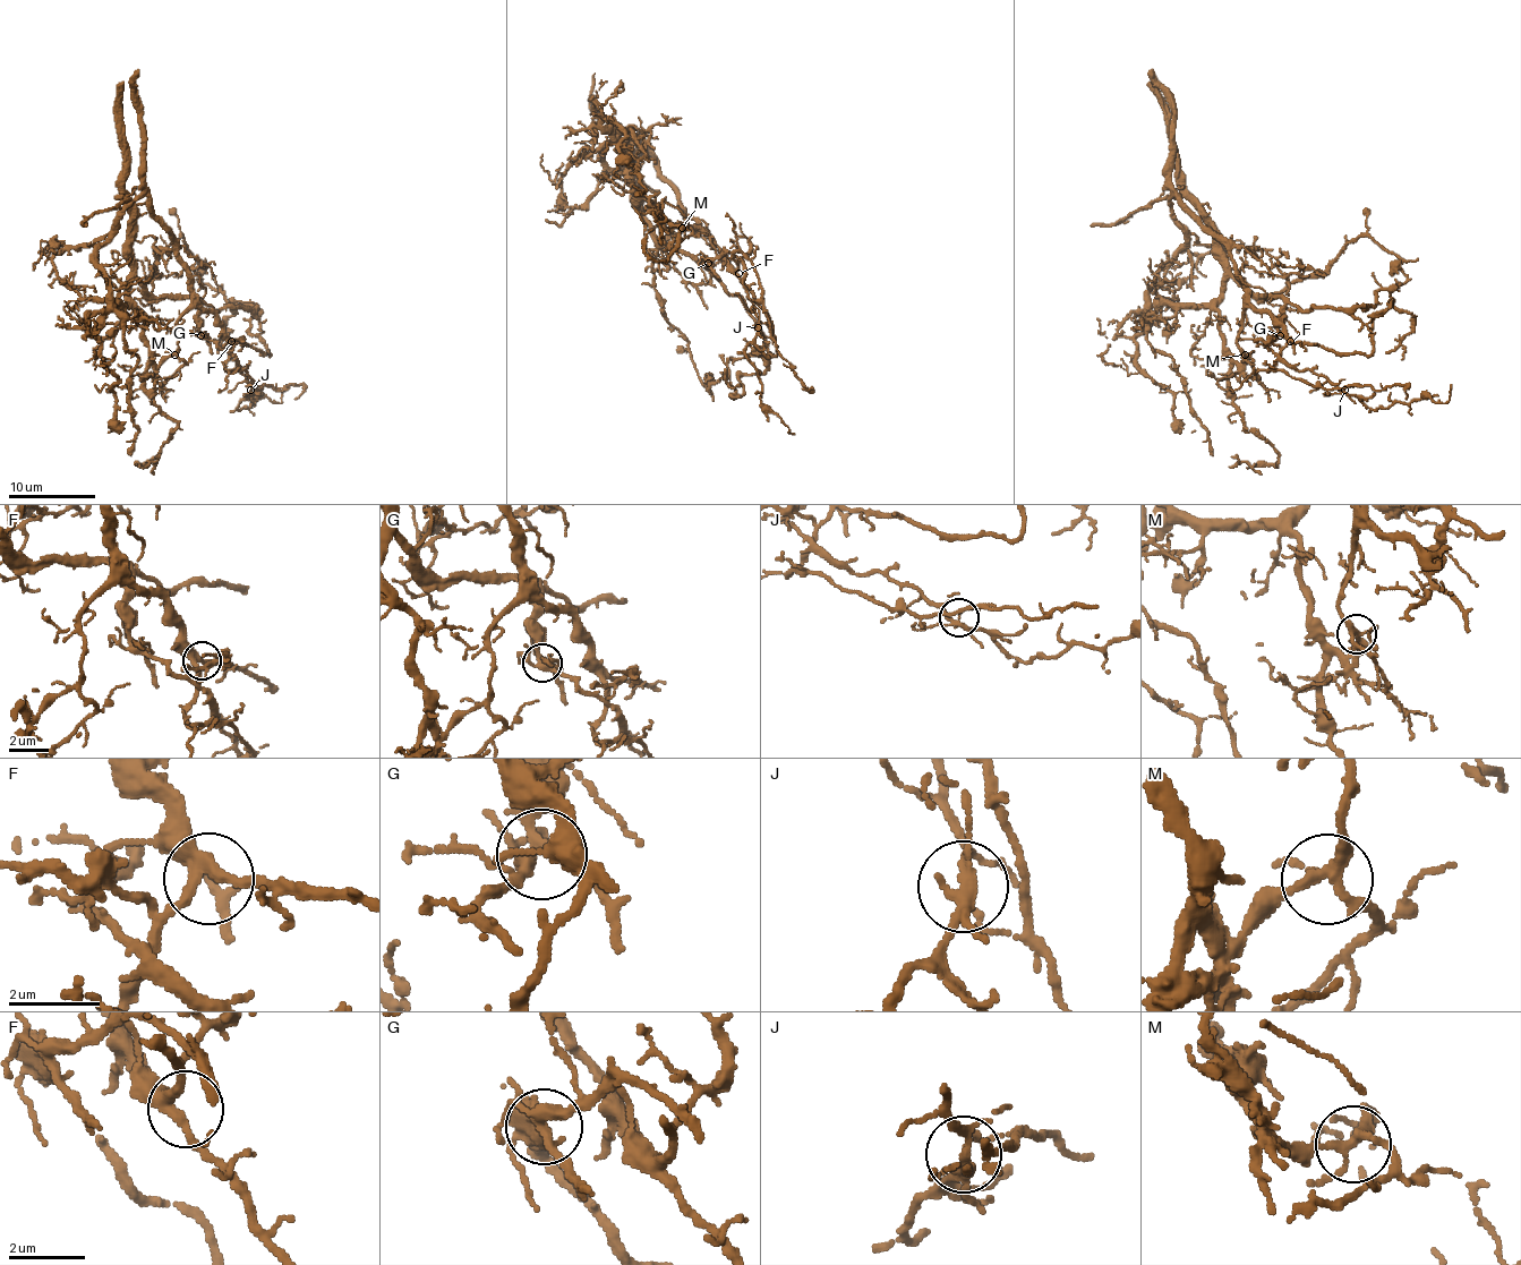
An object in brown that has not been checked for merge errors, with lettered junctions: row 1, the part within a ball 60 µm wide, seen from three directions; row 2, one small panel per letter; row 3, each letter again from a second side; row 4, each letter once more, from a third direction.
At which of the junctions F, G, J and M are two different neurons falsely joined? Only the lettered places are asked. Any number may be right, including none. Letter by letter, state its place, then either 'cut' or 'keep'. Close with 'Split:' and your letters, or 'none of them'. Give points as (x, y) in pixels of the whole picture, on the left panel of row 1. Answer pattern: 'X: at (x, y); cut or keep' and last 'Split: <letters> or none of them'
F: at (231, 341); keep
G: at (201, 335); keep
J: at (250, 390); cut
M: at (174, 355); keep
Split: J

